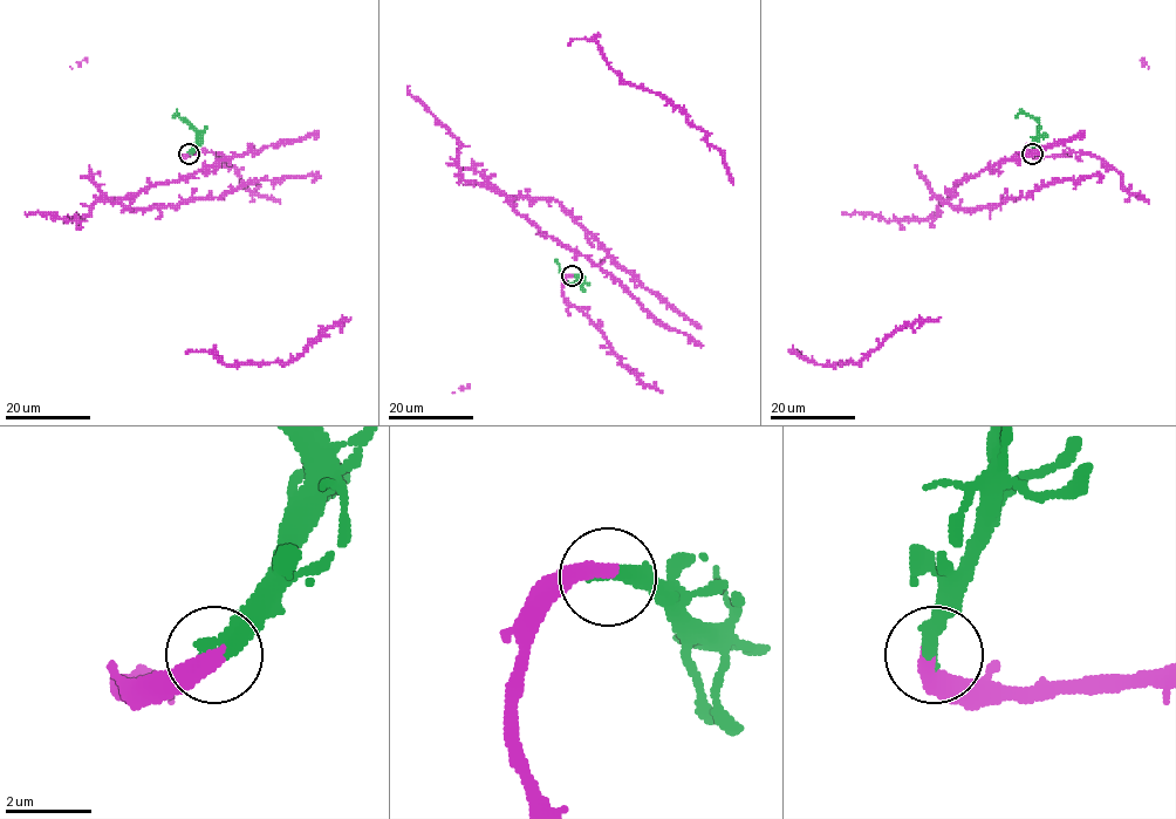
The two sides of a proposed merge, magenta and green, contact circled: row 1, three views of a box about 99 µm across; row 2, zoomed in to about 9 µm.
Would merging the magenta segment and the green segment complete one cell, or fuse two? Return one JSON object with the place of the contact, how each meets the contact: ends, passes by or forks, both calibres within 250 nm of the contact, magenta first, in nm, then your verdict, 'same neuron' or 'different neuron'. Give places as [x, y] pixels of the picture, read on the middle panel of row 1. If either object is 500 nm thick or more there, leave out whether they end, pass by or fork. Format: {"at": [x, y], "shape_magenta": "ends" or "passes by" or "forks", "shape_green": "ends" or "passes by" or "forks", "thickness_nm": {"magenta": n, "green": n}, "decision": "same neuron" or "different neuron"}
{"at": [572, 275], "shape_magenta": "ends", "shape_green": "ends", "thickness_nm": {"magenta": 420, "green": 380}, "decision": "same neuron"}

